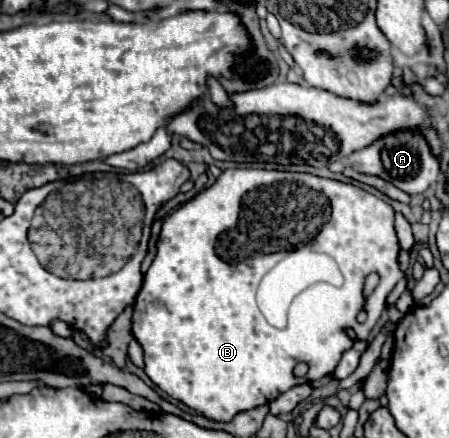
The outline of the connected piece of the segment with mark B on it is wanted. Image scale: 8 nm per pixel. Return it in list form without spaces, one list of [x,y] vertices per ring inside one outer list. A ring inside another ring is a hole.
[[[252,168],[224,170],[210,188],[164,220],[156,258],[144,274],[132,314],[132,334],[136,340],[140,334],[140,344],[144,348],[144,372],[160,390],[186,404],[190,410],[216,422],[230,422],[238,412],[268,404],[292,386],[332,374],[340,356],[352,348],[354,340],[368,338],[386,308],[386,296],[404,276],[398,270],[398,254],[400,244],[394,232],[392,206],[354,184],[298,172]],[[328,222],[330,230],[334,230],[330,232],[330,240],[338,244],[332,244],[330,250],[318,252],[334,256],[338,268],[342,268],[342,288],[326,288],[326,292],[318,292],[318,296],[314,296],[314,304],[310,304],[310,300],[304,304],[302,300],[302,304],[298,304],[298,312],[294,312],[294,320],[290,320],[286,328],[270,328],[270,324],[262,320],[258,304],[254,304],[254,288],[258,288],[258,280],[262,280],[266,270],[270,270],[270,258],[264,256],[298,244],[310,244],[324,226],[328,226]],[[372,272],[380,276],[380,284],[368,298],[364,298],[364,280]],[[364,308],[368,316],[362,324],[356,316]],[[346,328],[352,328],[356,338],[350,338],[344,332]],[[298,362],[306,362],[310,366],[308,374],[302,378],[294,378],[294,366]]]

